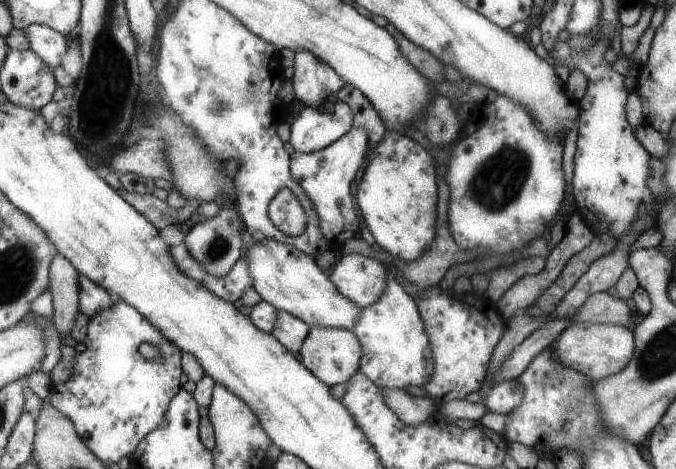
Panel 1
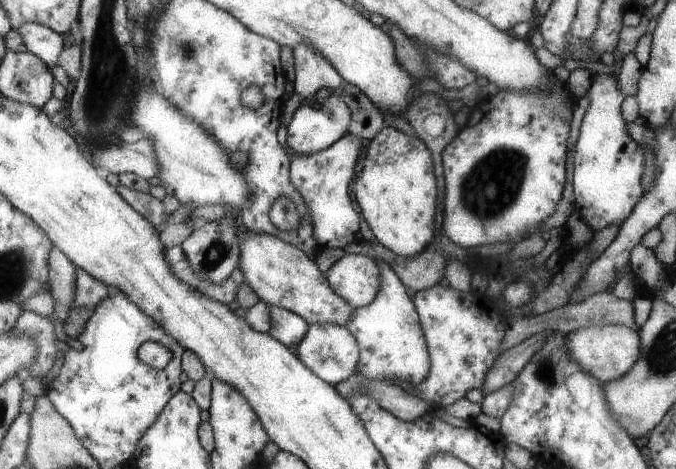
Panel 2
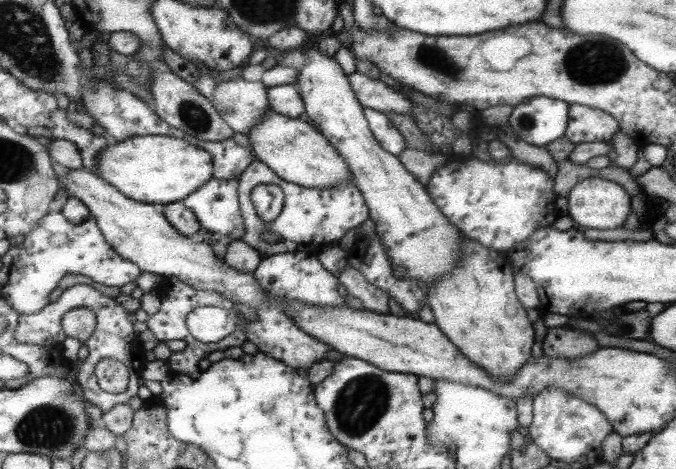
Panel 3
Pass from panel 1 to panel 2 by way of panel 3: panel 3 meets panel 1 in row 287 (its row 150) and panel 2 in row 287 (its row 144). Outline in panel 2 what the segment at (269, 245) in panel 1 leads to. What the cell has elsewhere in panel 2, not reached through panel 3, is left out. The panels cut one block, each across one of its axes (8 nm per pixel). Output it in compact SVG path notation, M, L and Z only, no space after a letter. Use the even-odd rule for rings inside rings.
M245 230L245 234L247 236L241 244L239 268L245 270L247 284L261 300L303 316L311 326L329 324L347 328L355 308L335 294L327 276L319 270L317 262L311 260L305 250L271 234L253 234L249 230Z

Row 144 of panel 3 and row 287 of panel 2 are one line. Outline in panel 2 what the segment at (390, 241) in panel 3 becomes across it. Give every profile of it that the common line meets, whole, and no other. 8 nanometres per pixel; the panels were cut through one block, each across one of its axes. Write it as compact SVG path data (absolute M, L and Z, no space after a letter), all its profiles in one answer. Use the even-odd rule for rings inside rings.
M349 254L341 256L329 270L327 280L337 296L353 308L369 306L381 288L381 270L371 256Z

